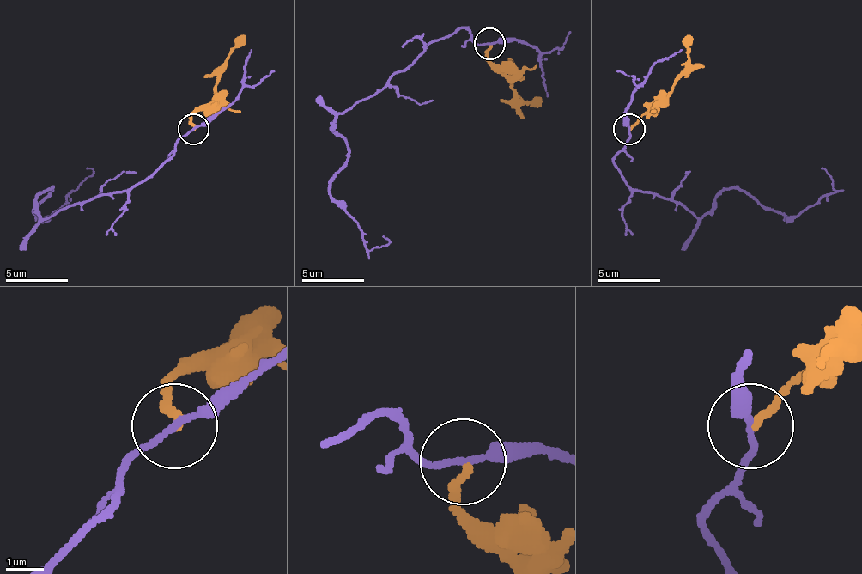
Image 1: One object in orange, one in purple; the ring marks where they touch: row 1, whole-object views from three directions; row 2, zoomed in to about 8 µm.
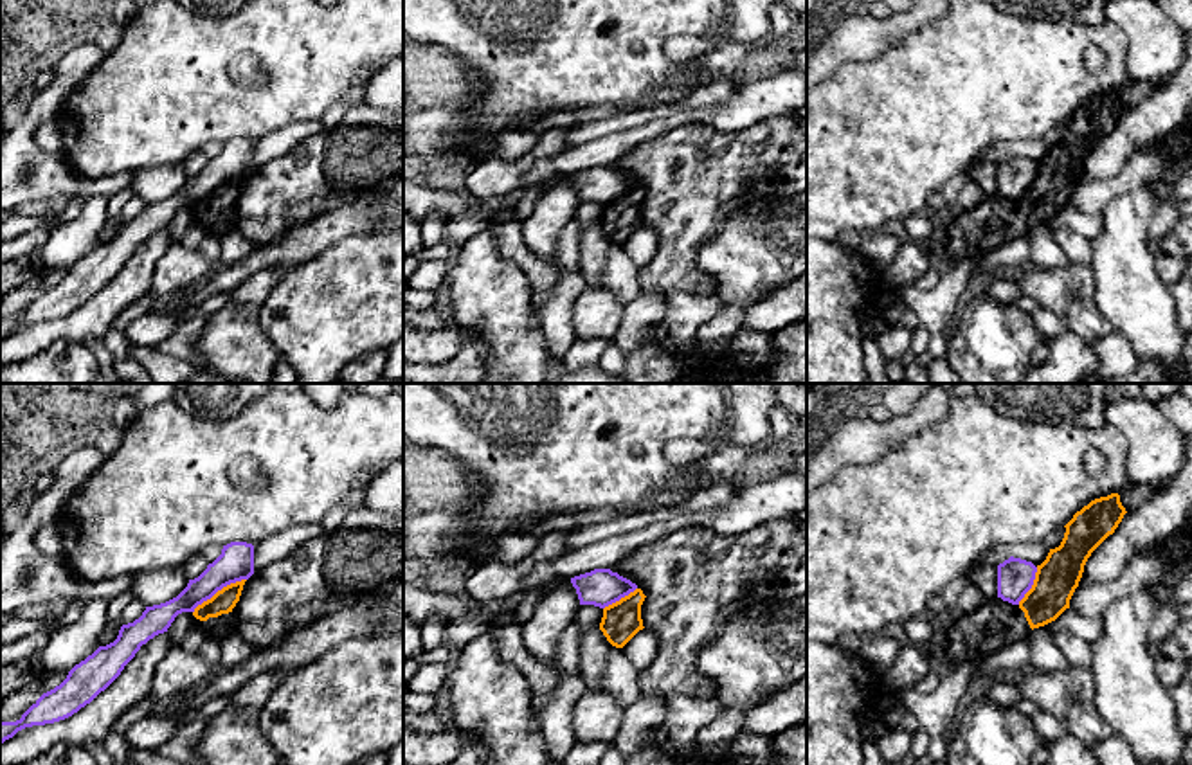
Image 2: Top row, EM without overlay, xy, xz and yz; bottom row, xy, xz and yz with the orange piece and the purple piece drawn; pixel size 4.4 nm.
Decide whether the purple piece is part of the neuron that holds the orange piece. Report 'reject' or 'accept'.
reject

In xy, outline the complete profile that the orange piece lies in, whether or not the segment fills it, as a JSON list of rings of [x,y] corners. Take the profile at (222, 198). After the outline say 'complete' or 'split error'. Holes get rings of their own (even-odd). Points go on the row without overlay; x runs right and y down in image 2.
[[[241,176],[223,184],[211,196],[194,205],[194,221],[205,230],[207,236],[220,238],[238,229],[232,205],[239,198],[245,178],[247,176]]]; split error

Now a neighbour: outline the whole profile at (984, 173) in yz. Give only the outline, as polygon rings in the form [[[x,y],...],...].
[[[978,160],[971,171],[972,178],[987,196],[998,194],[998,164],[989,160]]]

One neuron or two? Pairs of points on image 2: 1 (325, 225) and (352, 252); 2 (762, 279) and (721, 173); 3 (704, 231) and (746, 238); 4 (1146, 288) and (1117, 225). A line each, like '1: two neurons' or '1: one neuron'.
1: two neurons
2: two neurons
3: two neurons
4: one neuron

